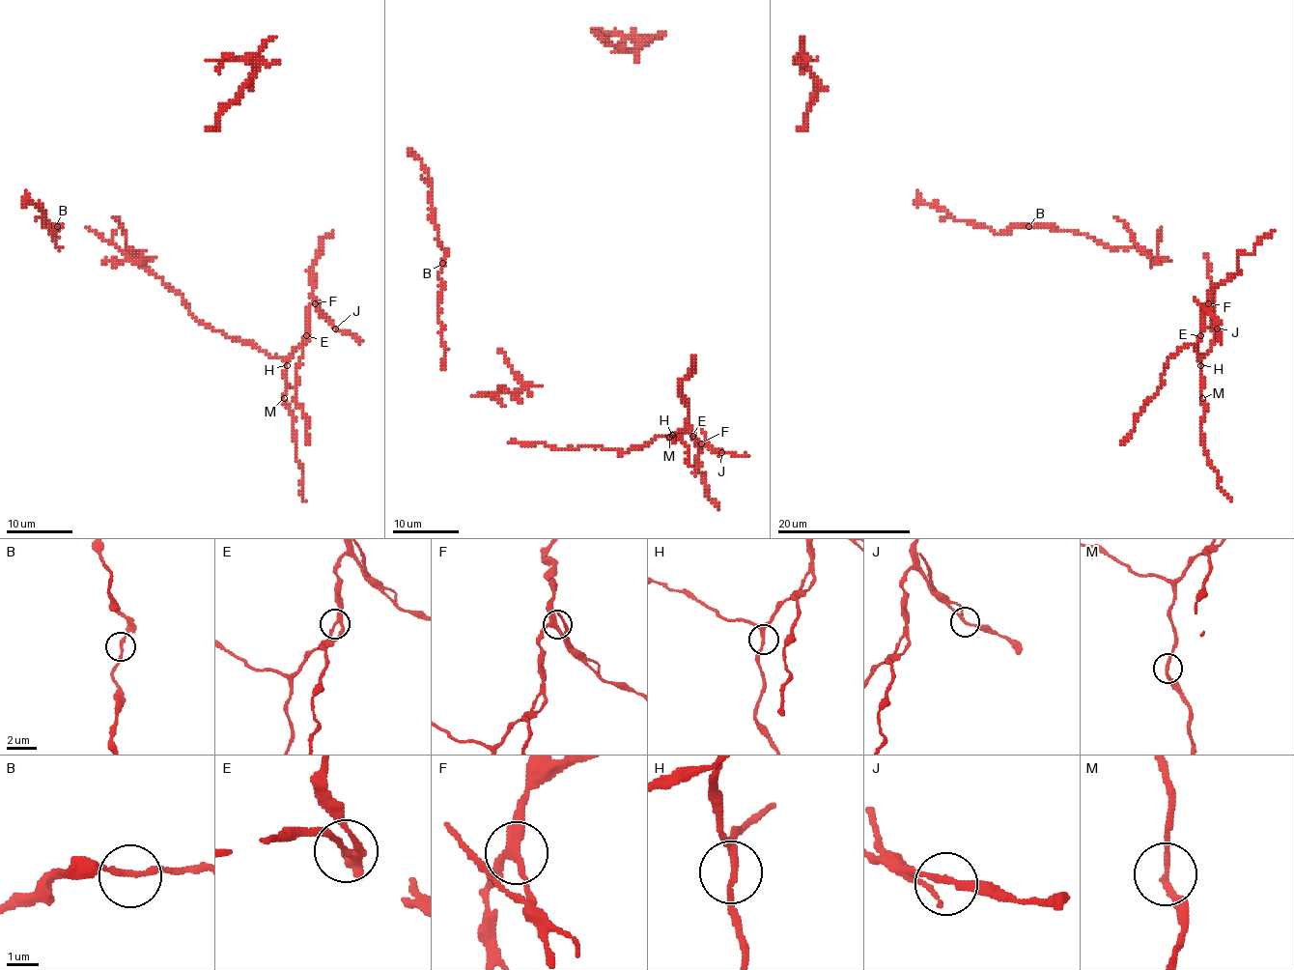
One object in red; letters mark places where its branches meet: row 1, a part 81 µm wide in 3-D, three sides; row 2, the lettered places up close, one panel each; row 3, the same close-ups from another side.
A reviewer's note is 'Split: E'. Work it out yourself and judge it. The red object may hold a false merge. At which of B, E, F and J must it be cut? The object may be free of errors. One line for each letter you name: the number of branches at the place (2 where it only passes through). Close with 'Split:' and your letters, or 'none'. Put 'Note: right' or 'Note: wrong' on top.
Note: right
E: Branches: 3
Split: E

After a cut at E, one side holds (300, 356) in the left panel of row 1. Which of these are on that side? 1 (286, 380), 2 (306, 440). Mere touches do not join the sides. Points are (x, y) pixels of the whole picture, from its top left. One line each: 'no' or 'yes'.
1: no
2: yes

